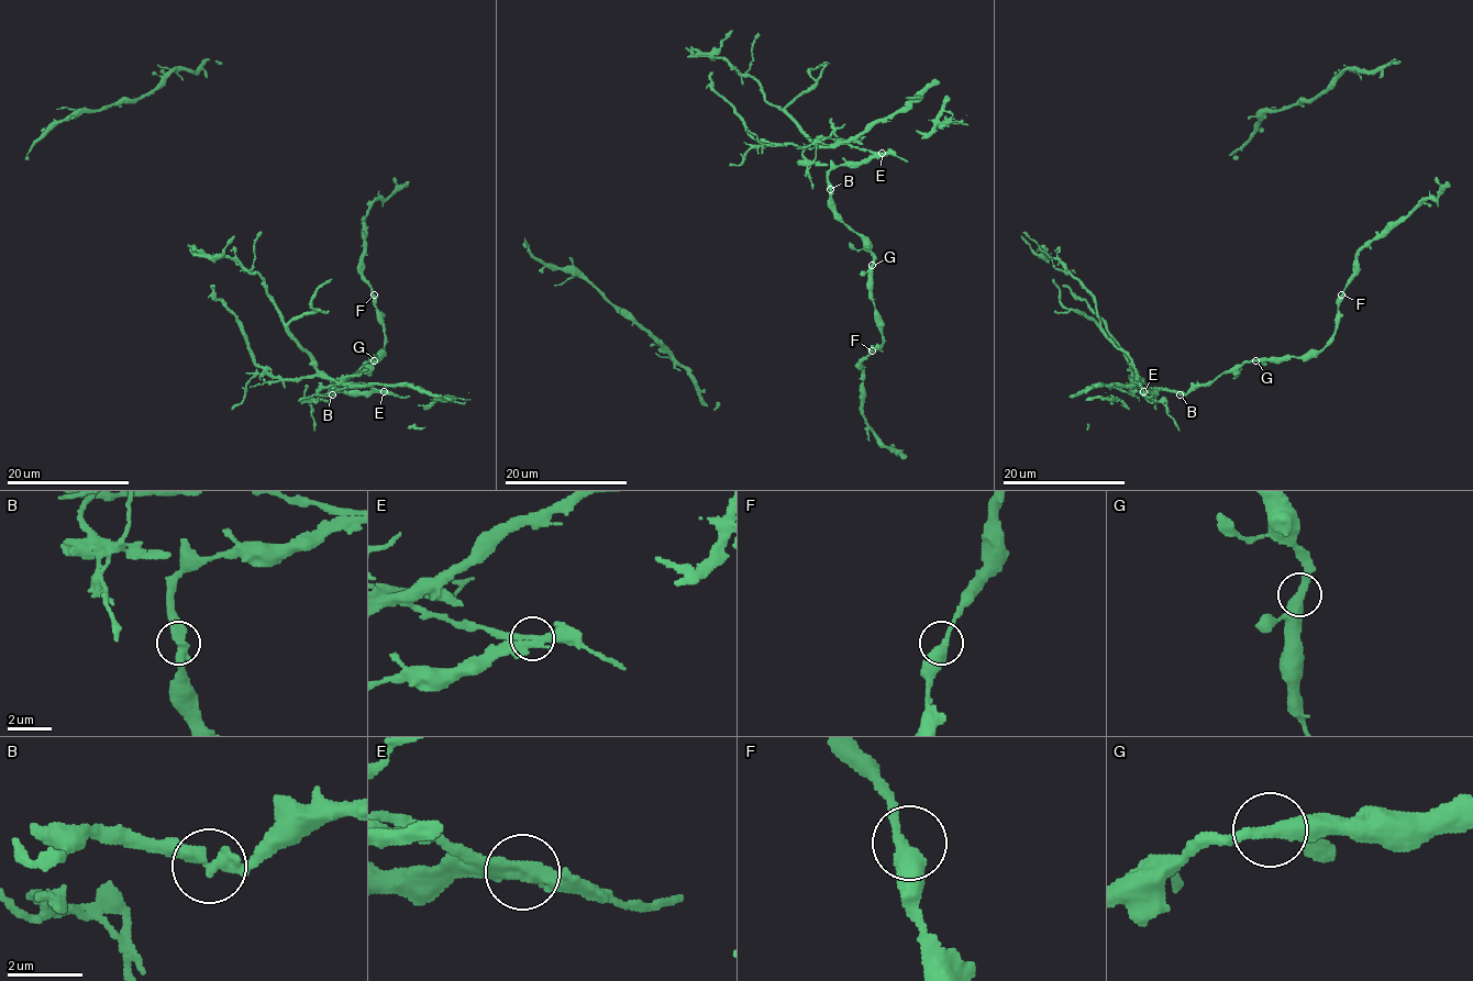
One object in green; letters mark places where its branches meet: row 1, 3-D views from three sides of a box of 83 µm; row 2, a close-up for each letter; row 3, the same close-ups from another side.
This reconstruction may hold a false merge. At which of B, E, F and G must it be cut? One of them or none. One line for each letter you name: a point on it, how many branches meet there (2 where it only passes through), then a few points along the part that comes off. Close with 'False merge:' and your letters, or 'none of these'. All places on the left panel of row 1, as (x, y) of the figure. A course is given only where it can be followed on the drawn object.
E: at (384, 391); 2 branches meet; foreign part runs (383, 392), (362, 382), (325, 378), (291, 337), (263, 279), (233, 259), (214, 257), (235, 236)
False merge: E

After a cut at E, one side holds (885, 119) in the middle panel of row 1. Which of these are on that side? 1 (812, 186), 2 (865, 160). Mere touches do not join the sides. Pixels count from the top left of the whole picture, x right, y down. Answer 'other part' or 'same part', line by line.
1: same part
2: other part

